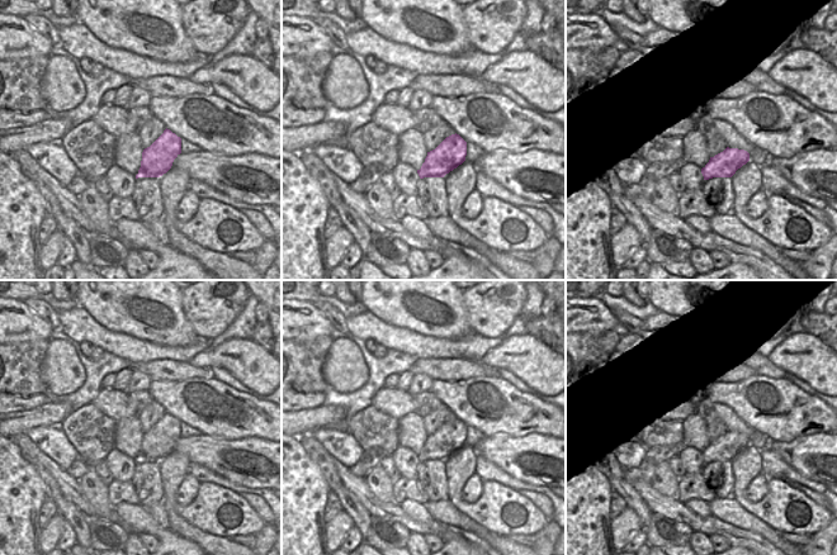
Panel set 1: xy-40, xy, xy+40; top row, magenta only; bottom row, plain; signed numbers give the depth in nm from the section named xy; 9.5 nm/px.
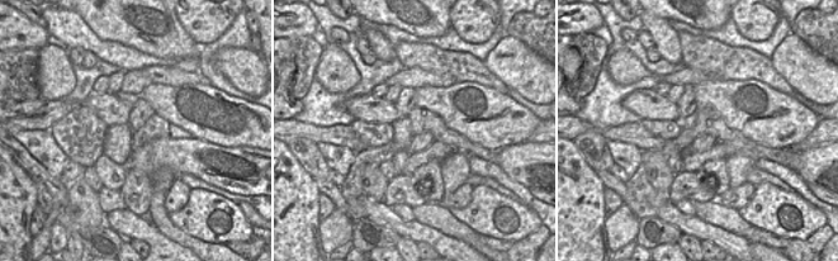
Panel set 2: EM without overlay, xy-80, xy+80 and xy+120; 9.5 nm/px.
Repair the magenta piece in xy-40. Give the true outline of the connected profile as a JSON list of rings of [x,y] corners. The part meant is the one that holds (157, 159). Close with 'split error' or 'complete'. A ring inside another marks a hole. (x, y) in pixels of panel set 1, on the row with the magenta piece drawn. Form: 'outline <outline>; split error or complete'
outline [[[165,129],[164,133],[142,152],[138,177],[160,177],[166,174],[174,160],[181,153],[181,138]]]; complete

